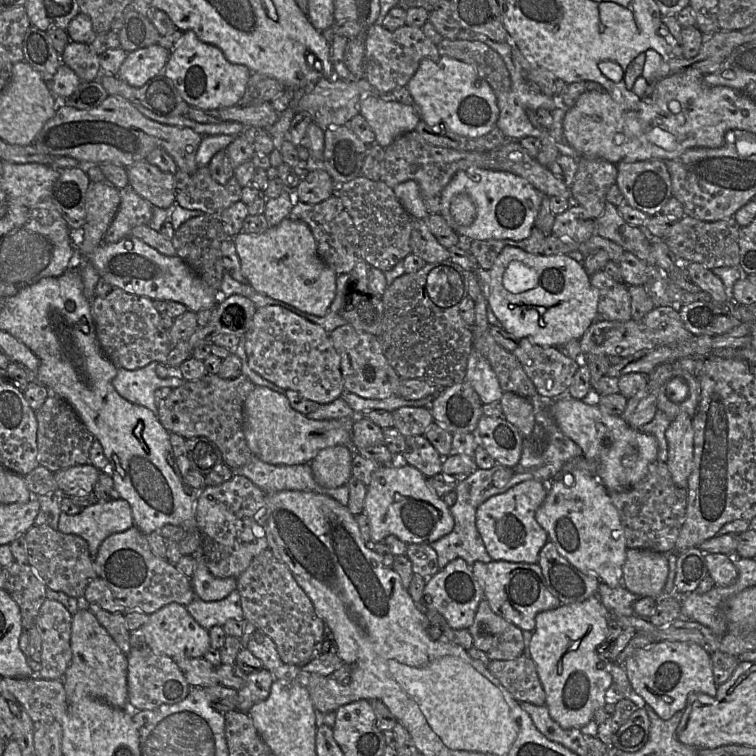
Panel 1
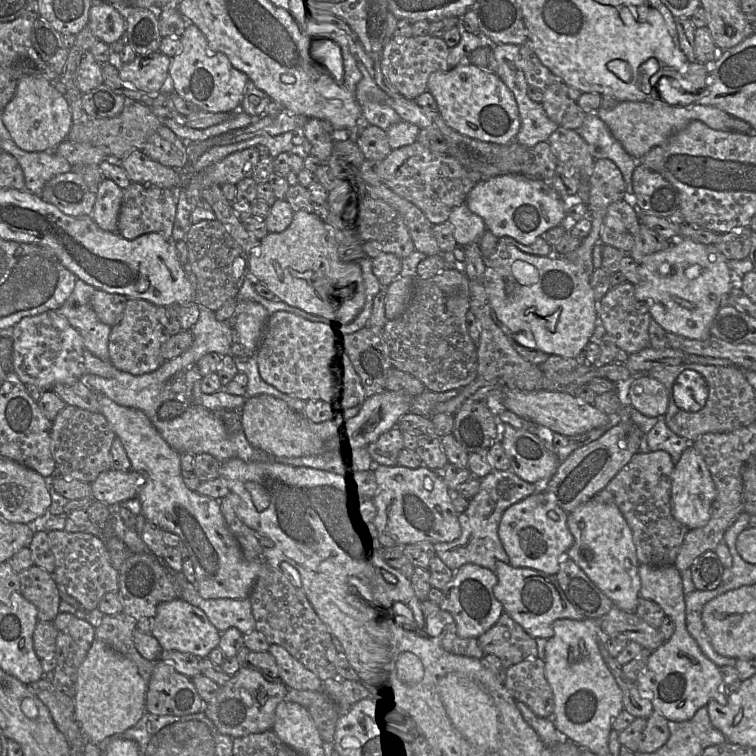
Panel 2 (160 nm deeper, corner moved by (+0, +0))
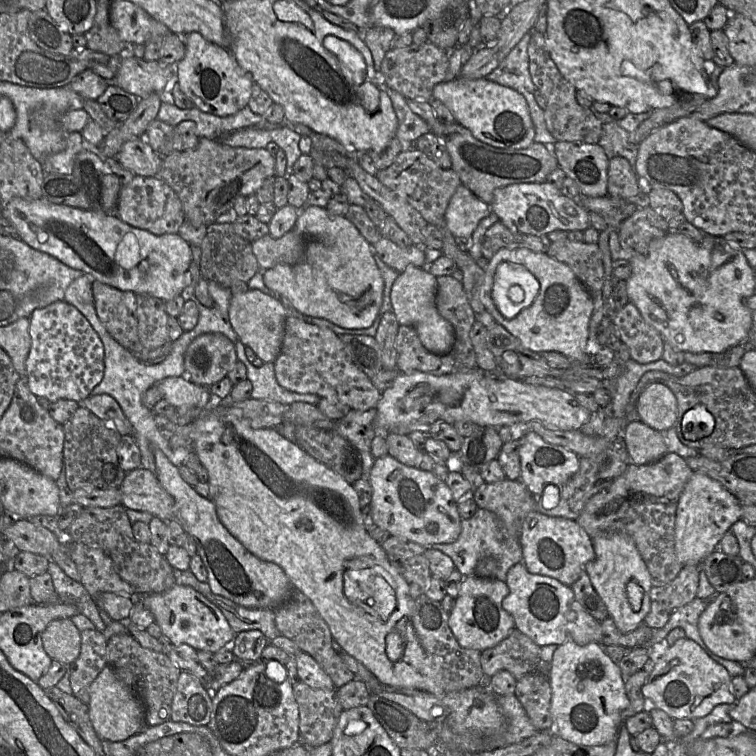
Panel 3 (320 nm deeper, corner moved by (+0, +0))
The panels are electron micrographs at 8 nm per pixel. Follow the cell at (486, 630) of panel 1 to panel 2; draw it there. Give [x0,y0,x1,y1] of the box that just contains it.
[477,612,538,670]

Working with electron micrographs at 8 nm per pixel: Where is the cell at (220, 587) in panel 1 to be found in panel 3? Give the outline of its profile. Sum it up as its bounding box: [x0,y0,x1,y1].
[154,449,293,609]

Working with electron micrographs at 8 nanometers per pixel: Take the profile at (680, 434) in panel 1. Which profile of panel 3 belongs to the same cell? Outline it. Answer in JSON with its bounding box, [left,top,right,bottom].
[675,471,742,565]

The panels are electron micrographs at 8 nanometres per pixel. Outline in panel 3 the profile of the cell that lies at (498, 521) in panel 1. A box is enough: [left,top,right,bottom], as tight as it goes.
[519,511,595,587]

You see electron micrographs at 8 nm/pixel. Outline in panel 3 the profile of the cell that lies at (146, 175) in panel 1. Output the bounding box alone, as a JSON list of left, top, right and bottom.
[116,135,162,177]

